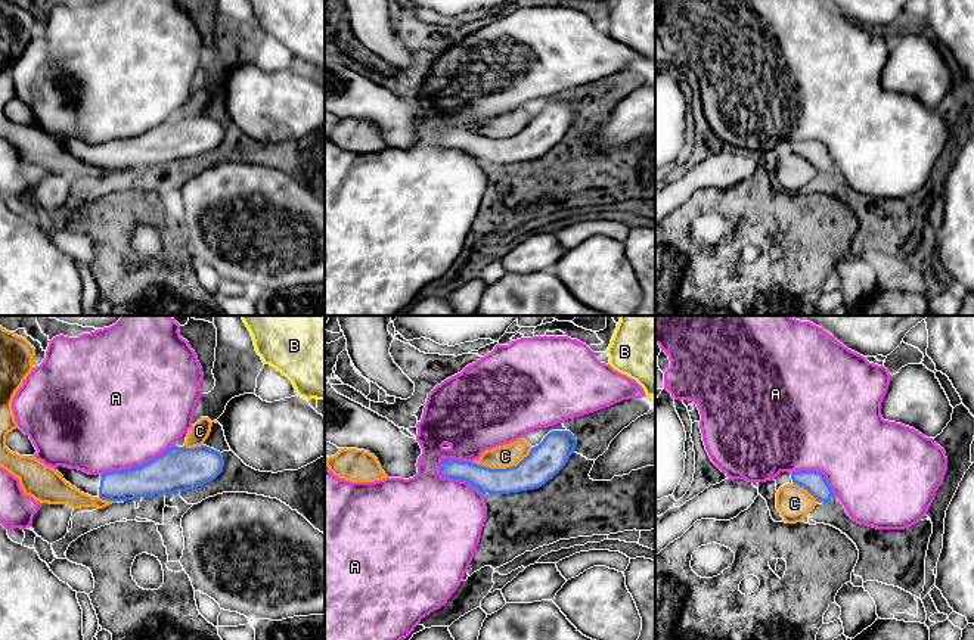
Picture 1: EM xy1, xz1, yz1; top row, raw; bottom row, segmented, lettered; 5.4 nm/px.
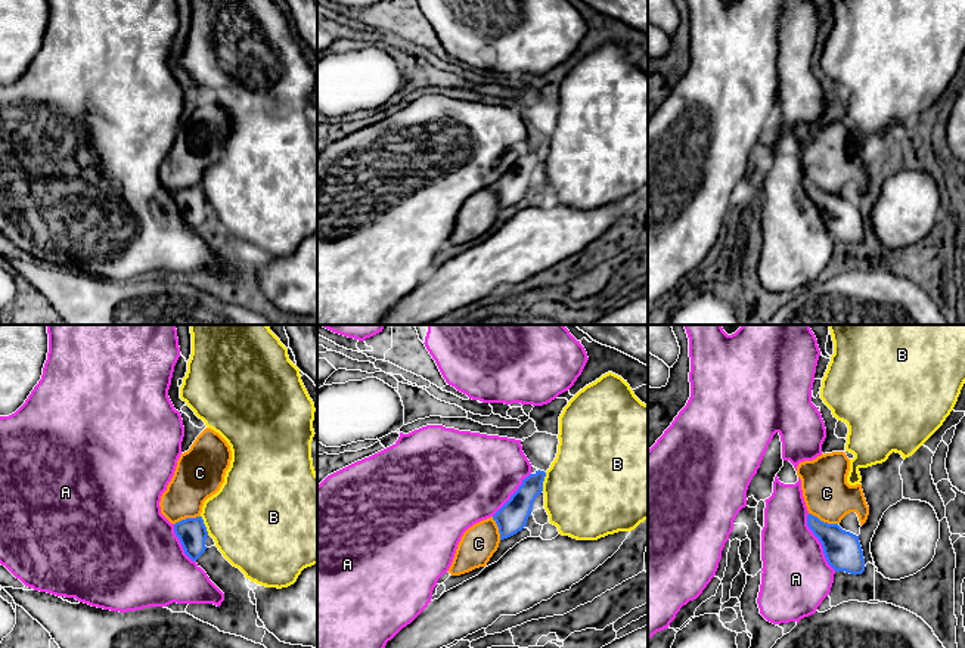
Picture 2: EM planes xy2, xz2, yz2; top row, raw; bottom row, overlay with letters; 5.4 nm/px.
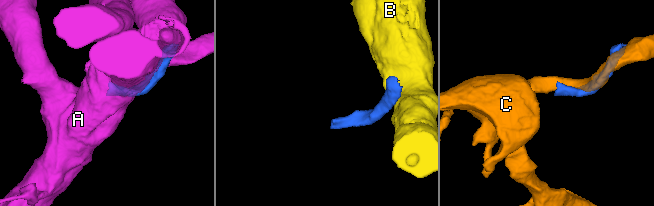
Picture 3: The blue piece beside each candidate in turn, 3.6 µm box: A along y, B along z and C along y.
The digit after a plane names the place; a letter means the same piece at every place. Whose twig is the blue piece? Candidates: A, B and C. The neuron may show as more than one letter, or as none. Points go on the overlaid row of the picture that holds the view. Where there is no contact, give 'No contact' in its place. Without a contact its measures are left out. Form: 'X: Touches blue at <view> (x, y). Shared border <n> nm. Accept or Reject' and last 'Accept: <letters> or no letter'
A: Touches blue at xz1 (455, 478). Shared border 300 nm. Reject
B: Touches blue at xy2 (204, 526). Shared border 120 nm. Reject
C: Touches blue at xz1 (502, 469). Shared border 360 nm. Reject
Accept: no letter

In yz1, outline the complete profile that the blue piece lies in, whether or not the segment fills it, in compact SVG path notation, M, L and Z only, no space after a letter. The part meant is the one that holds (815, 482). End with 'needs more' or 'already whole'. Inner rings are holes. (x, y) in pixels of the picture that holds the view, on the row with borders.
M800 470L792 472L791 479L794 484L807 490L816 501L829 501L834 497L834 493L821 472L816 470Z | already whole

